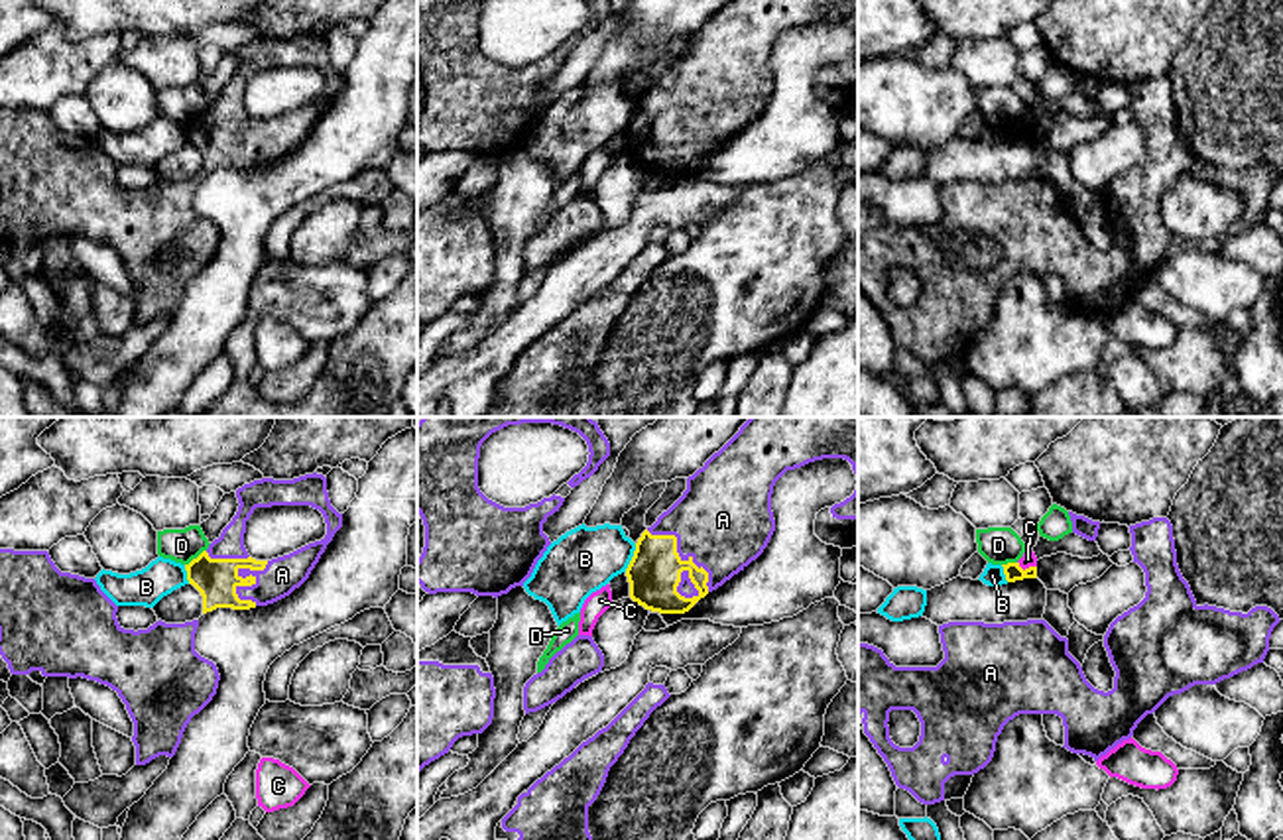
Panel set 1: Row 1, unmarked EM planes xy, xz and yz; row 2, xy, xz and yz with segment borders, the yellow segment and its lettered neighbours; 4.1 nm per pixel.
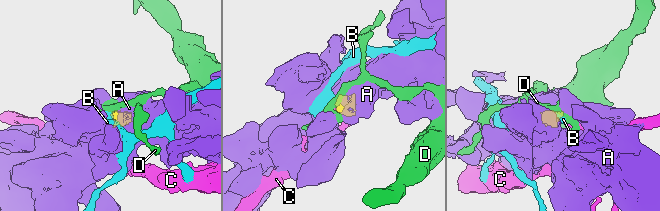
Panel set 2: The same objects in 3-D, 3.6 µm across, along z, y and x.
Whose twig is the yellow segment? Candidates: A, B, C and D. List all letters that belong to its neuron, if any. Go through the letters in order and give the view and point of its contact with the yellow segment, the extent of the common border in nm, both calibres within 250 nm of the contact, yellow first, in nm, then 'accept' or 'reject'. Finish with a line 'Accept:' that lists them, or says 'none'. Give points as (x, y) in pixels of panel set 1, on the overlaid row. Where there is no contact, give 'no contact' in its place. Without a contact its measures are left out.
A: xy (252, 583) | 200 nm | 170/150 nm | accept
B: xz (632, 557) | 130 nm | 220/260 nm | reject
C: yz (1026, 569) | 80 nm | 70/60 nm | reject
D: xy (197, 557) | 110 nm | 170/140 nm | reject
Accept: A

